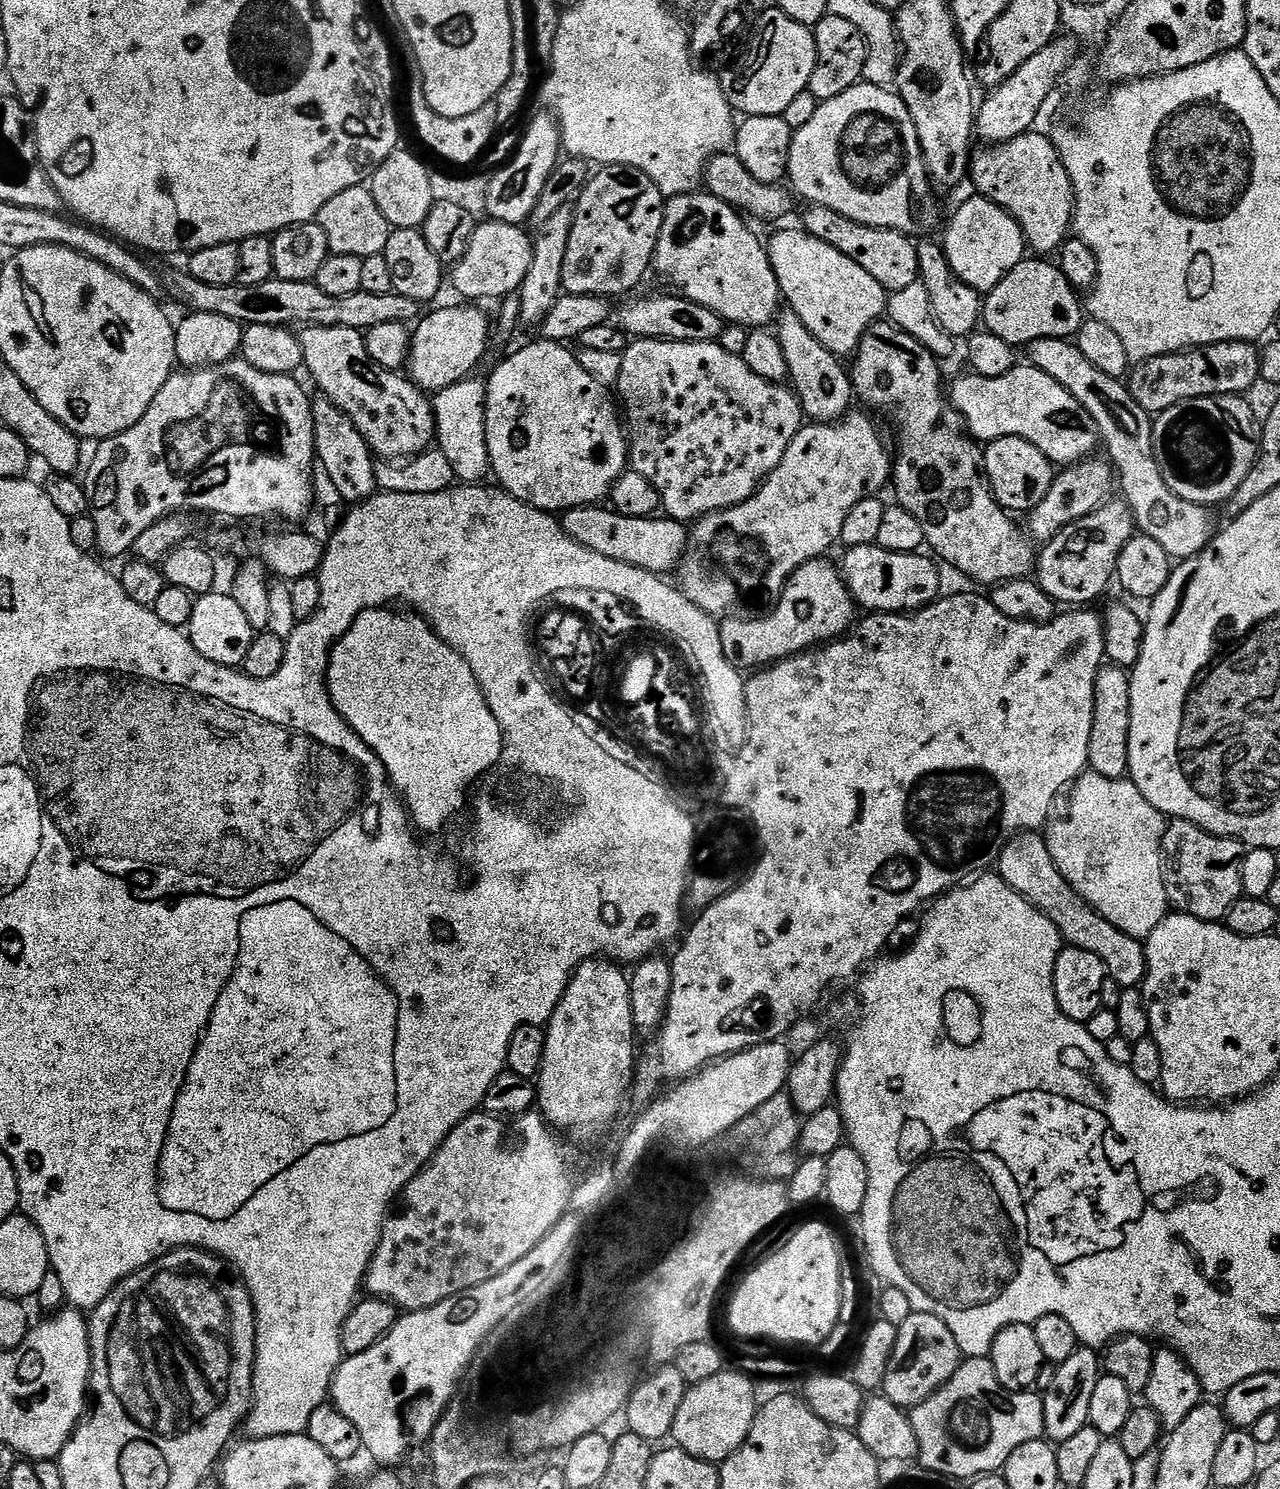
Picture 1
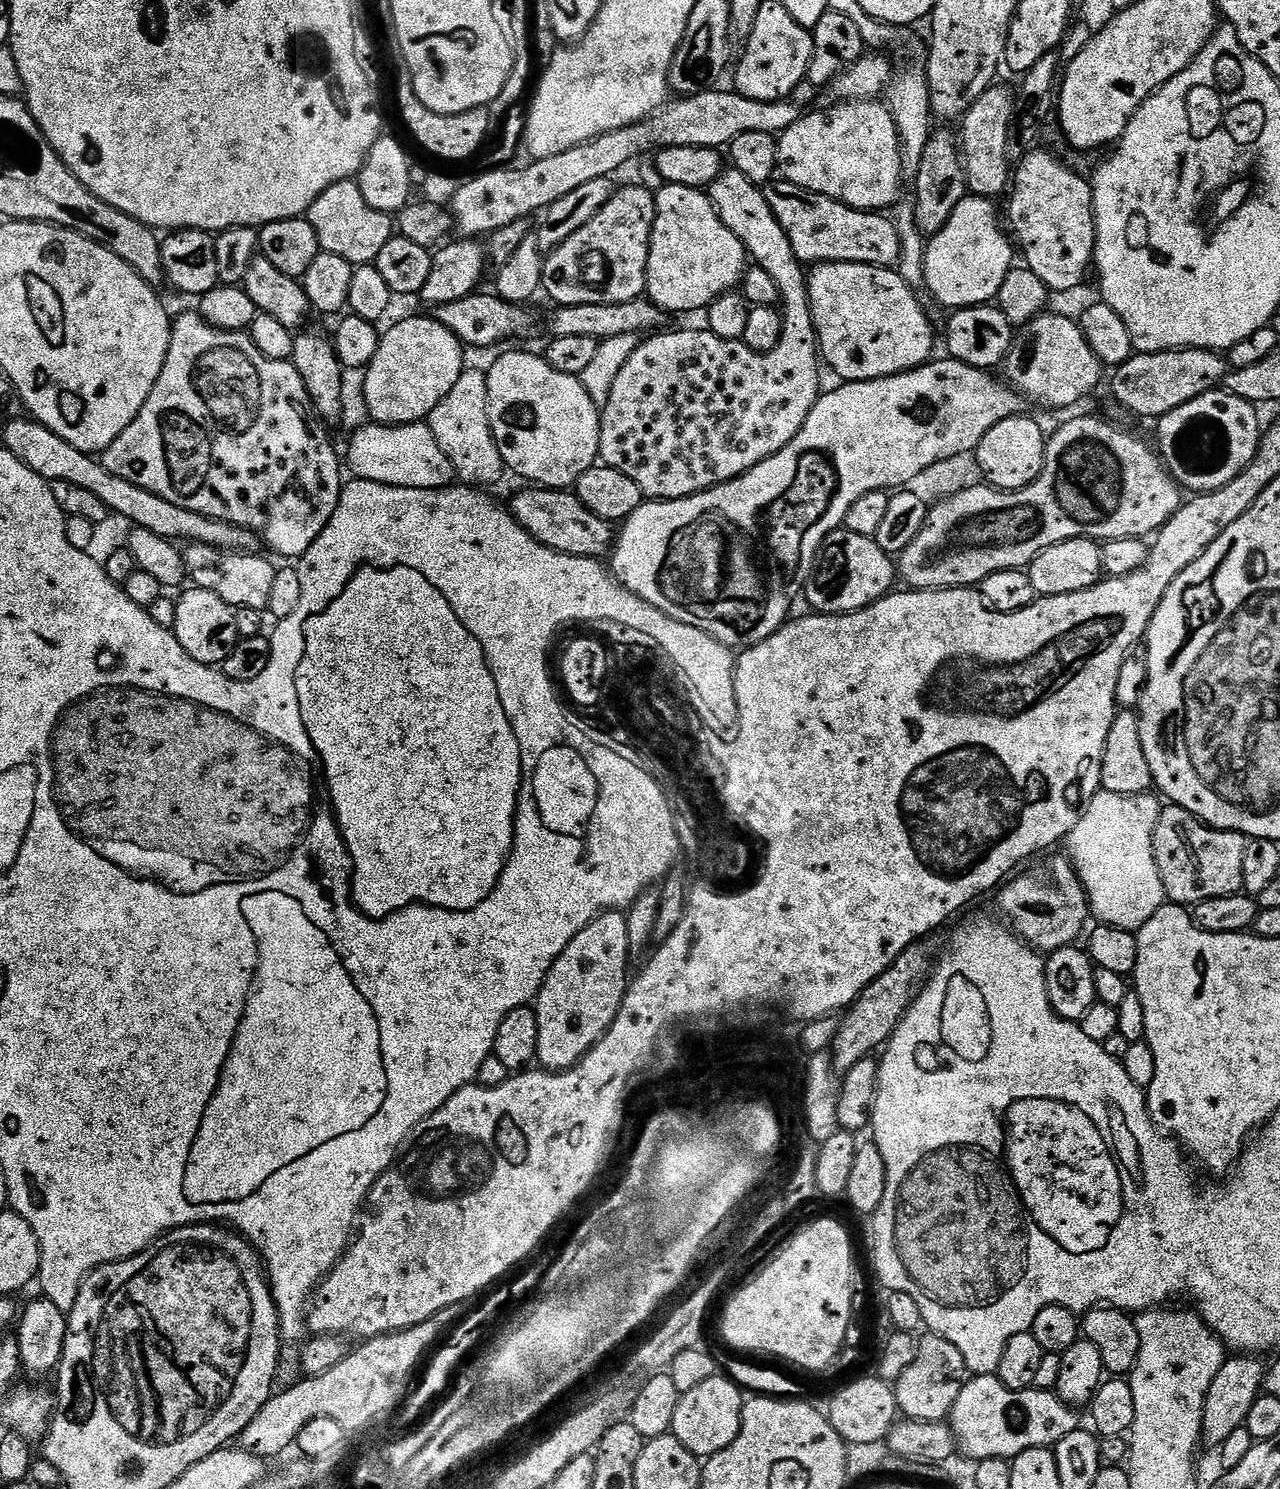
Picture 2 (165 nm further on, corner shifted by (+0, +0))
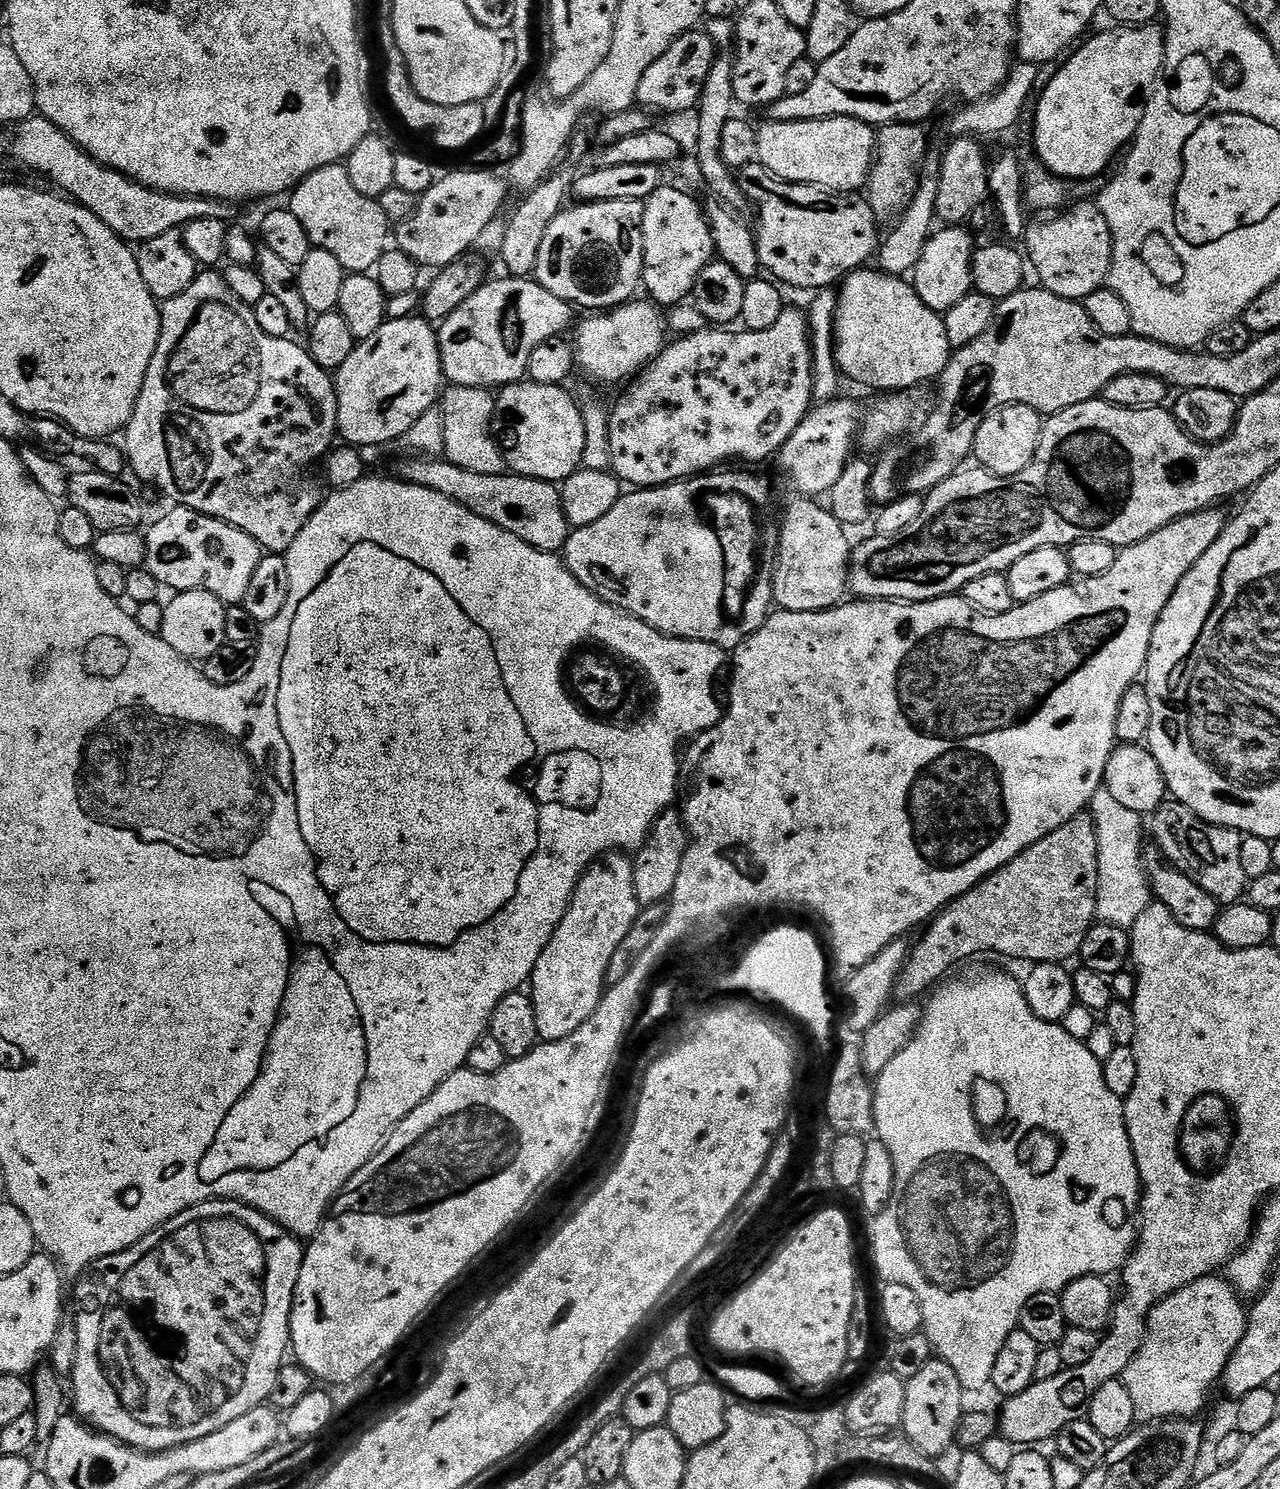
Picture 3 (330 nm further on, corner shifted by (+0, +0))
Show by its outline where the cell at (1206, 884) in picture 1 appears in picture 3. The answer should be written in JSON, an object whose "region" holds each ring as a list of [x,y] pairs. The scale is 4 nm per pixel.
{"region":[[[1165,802],[1150,820],[1150,836],[1155,847],[1160,849],[1165,860],[1186,878],[1198,882],[1206,894],[1214,897],[1219,904],[1235,904],[1245,895],[1249,885],[1246,870],[1242,870],[1242,842],[1244,836],[1232,828],[1219,828],[1198,818],[1185,804]]]}

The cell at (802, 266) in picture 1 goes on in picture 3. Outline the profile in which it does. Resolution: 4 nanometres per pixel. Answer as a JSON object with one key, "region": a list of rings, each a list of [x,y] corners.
{"region":[[[857,268],[839,285],[834,333],[836,367],[864,388],[877,388],[880,394],[904,394],[907,388],[940,377],[954,349],[946,338],[943,315],[930,310],[907,279],[870,269]]]}

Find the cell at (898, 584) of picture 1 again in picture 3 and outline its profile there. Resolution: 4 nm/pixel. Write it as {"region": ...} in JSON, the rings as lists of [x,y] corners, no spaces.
{"region":[[[796,498],[792,505],[784,512],[784,525],[781,523],[778,528],[778,551],[774,556],[774,575],[772,577],[772,599],[777,609],[785,612],[825,612],[828,608],[837,607],[845,599],[846,593],[849,591],[848,587],[848,570],[852,562],[853,545],[848,544],[848,536],[845,525],[839,524],[836,519],[832,517],[831,511],[827,507],[821,506],[819,508],[817,501],[812,498]]]}

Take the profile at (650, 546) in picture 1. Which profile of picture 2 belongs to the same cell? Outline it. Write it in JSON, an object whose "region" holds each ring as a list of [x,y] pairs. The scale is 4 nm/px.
{"region":[[[528,486],[512,500],[510,511],[519,524],[538,542],[555,552],[571,556],[590,556],[604,558],[614,547],[613,521],[598,518],[598,514],[590,511],[575,491],[558,488],[541,488]]]}

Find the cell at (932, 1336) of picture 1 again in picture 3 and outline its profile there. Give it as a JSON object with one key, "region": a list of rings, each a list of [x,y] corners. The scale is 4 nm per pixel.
{"region":[[[934,1358],[926,1362],[926,1367],[918,1374],[914,1374],[914,1378],[906,1381],[904,1389],[906,1406],[902,1425],[903,1435],[914,1447],[922,1450],[922,1454],[940,1458],[951,1444],[957,1443],[956,1432],[966,1411],[964,1388],[958,1382],[954,1370],[950,1370],[950,1366],[946,1366],[944,1360]]]}

